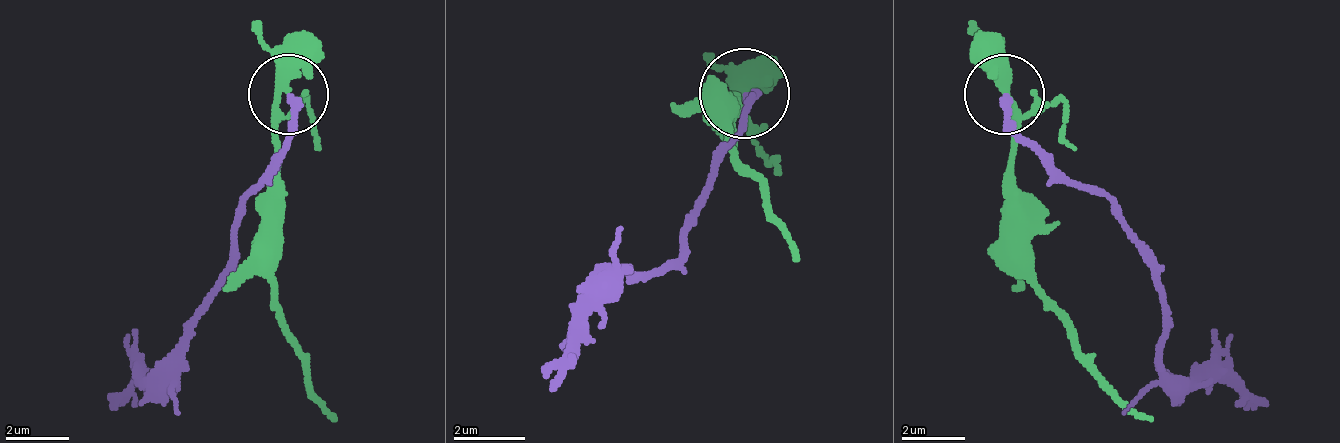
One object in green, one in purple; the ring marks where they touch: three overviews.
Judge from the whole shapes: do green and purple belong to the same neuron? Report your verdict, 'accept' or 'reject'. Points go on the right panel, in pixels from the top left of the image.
reject

